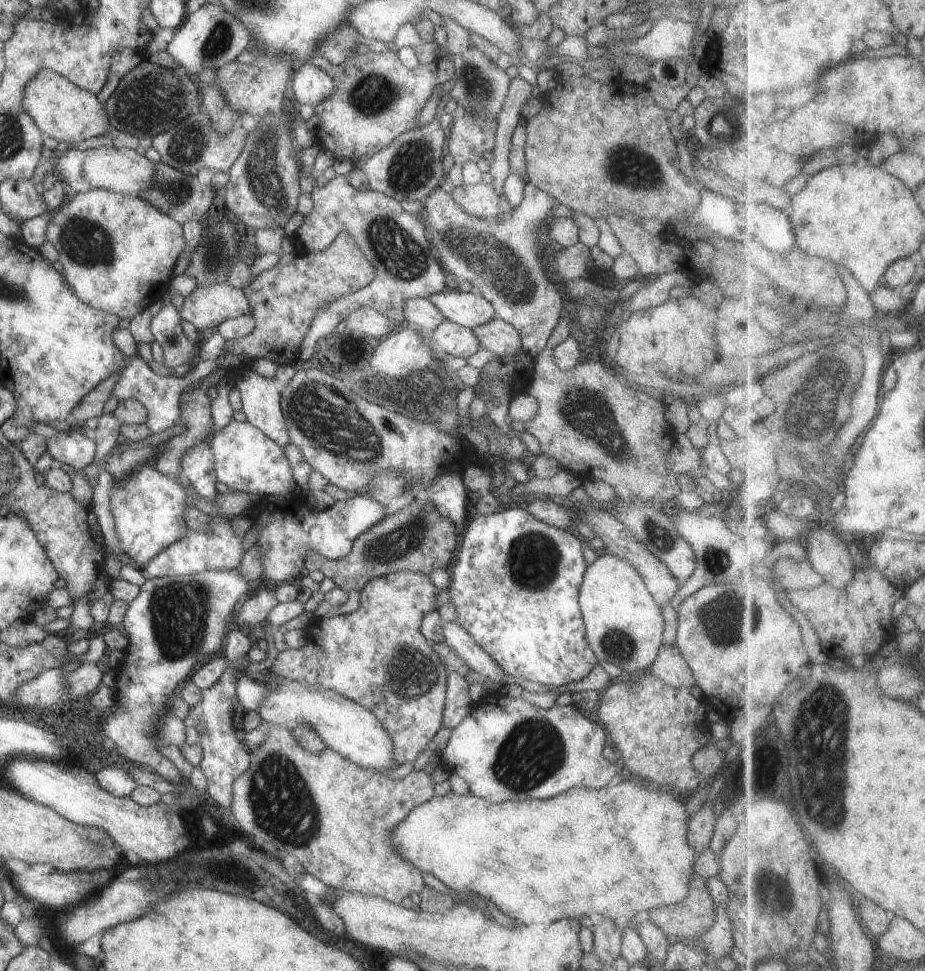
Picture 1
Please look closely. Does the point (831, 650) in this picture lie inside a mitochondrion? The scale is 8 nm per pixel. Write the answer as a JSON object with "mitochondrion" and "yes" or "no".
{"mitochondrion":"no"}

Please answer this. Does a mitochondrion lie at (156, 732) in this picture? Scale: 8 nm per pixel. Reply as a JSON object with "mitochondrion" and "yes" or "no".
{"mitochondrion":"no"}

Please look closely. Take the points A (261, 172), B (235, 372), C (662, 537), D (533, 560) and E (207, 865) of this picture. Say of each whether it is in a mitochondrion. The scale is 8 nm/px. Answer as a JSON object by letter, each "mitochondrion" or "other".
{"A":"mitochondrion","B":"other","C":"mitochondrion","D":"mitochondrion","E":"other"}

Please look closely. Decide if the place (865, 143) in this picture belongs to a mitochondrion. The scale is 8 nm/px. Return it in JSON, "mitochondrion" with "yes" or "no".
{"mitochondrion":"no"}

